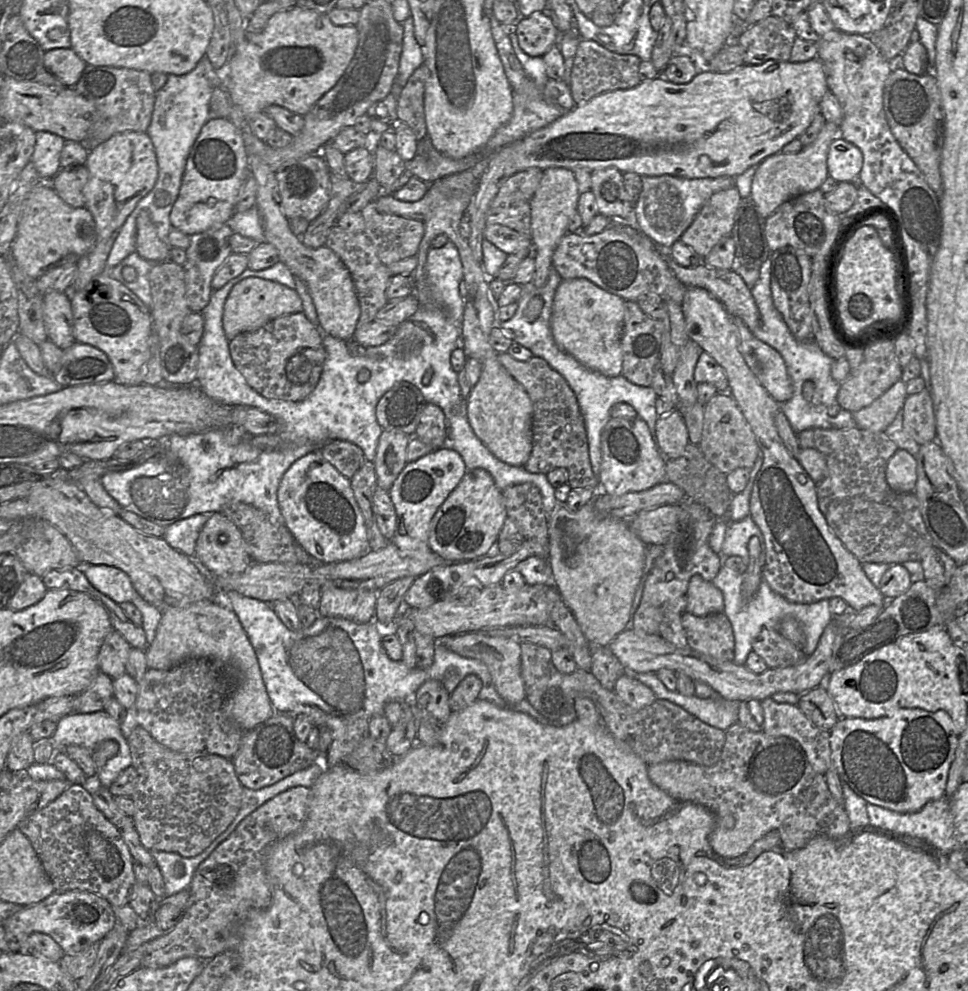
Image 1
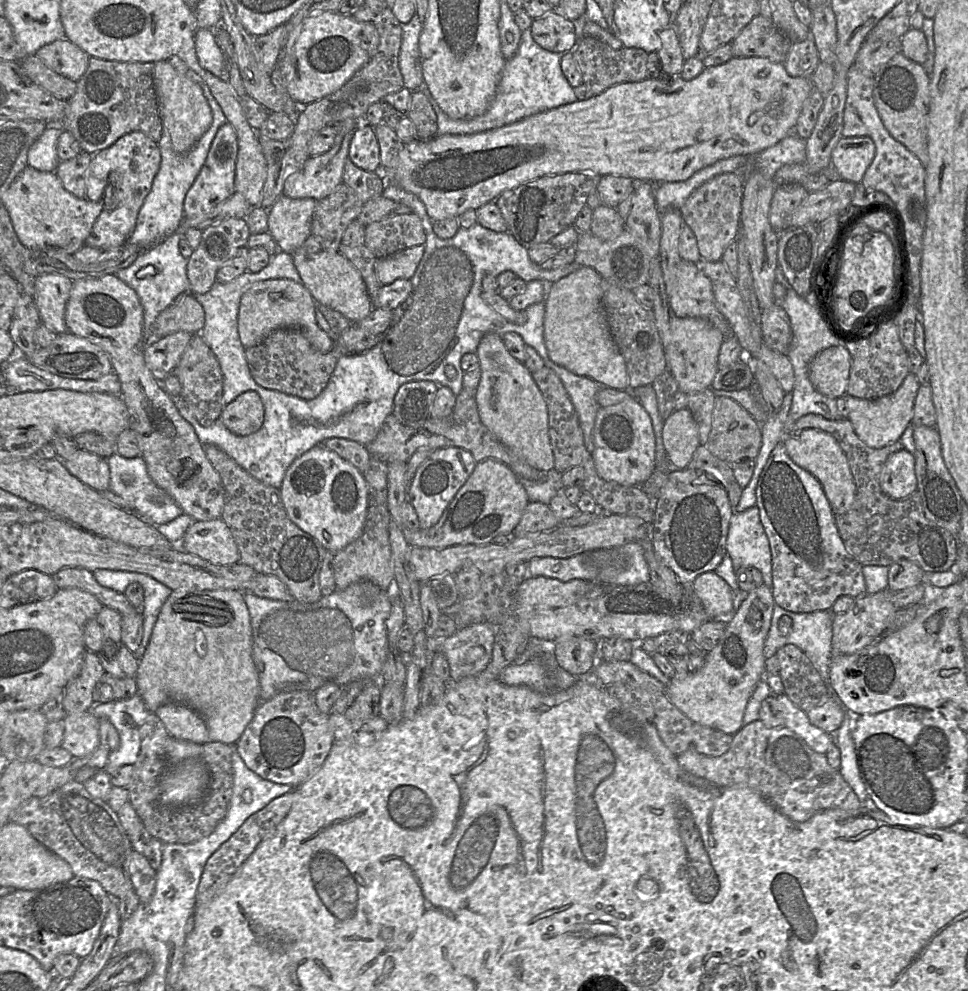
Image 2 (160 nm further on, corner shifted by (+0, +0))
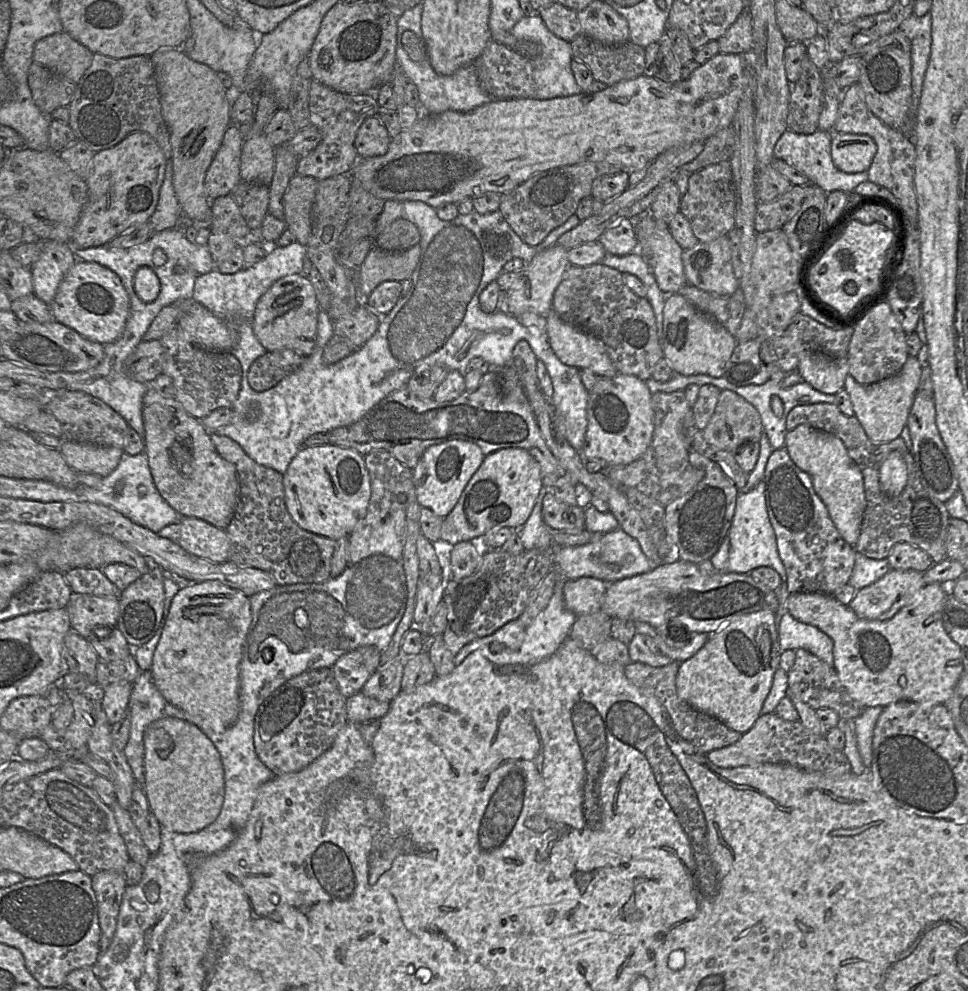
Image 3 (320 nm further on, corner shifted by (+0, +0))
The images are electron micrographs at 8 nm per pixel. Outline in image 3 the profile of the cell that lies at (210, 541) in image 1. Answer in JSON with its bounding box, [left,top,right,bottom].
[177,517,230,563]

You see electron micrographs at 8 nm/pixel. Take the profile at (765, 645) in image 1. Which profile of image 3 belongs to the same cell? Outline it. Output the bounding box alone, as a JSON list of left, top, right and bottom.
[787,648,866,720]

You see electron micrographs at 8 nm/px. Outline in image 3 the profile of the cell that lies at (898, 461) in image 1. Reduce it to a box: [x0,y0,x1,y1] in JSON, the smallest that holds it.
[879,453,908,497]

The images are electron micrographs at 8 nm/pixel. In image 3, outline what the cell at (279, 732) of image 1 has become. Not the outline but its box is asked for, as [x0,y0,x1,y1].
[254,668,347,775]

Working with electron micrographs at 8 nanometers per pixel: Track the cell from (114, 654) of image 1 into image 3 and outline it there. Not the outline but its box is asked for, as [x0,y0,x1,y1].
[65,593,119,639]

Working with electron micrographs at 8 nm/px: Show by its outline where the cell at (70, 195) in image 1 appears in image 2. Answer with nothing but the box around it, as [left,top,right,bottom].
[55,151,92,198]

